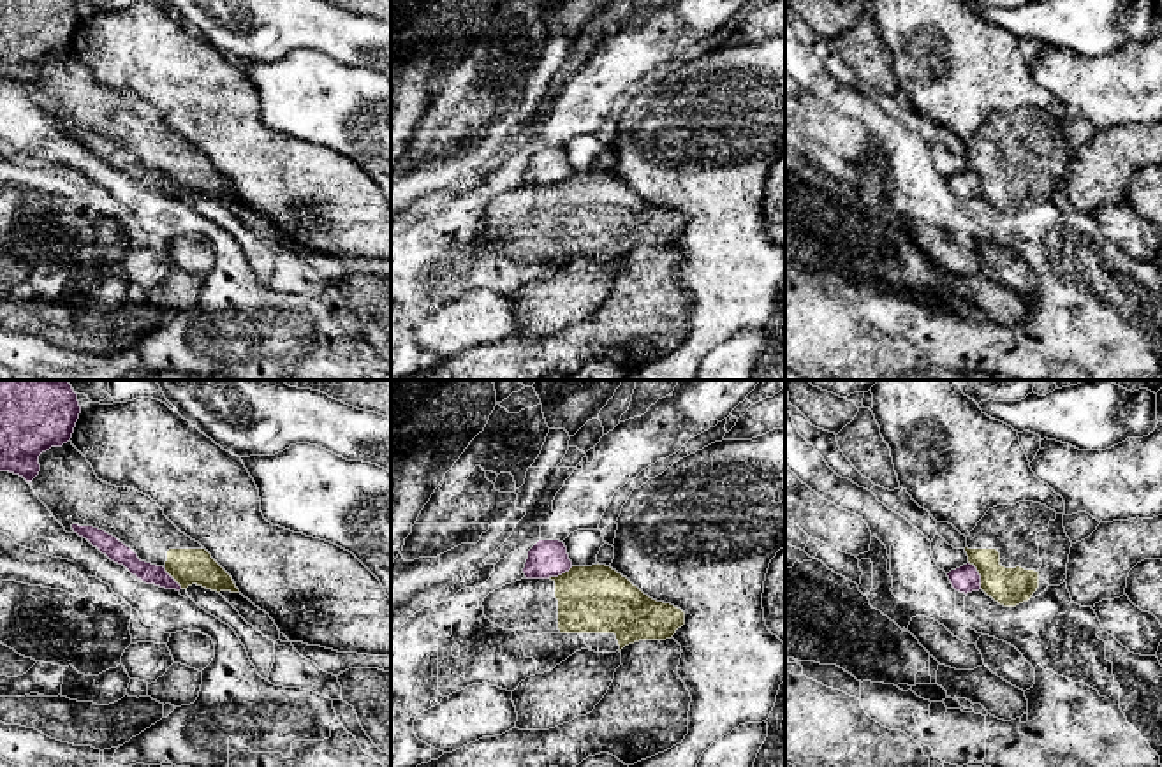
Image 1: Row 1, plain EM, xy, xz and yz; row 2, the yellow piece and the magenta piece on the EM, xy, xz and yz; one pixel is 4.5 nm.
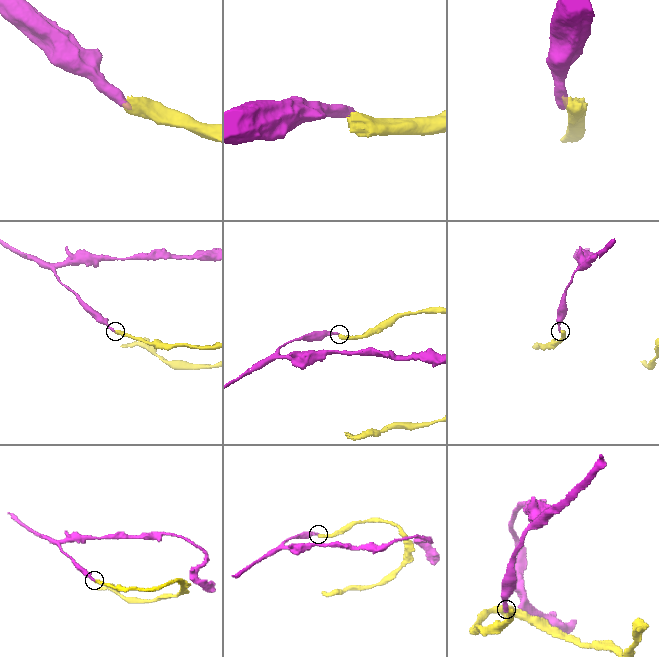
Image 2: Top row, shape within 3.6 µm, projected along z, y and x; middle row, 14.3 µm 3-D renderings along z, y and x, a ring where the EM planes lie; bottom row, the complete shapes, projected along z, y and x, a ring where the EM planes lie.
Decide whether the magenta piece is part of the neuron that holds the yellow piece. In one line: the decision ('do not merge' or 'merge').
do not merge

